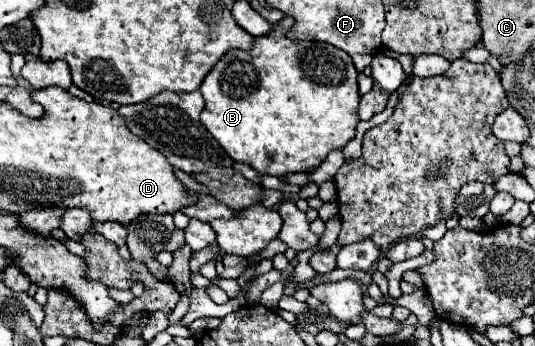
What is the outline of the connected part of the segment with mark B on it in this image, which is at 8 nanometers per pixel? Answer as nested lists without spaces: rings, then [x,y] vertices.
[[[285,16],[281,22],[277,22],[273,26],[271,34],[259,36],[253,40],[253,48],[249,50],[229,50],[215,66],[213,70],[205,76],[205,80],[201,82],[199,90],[203,94],[205,100],[205,108],[201,112],[201,124],[207,128],[207,132],[211,136],[215,136],[215,140],[219,142],[219,146],[235,160],[235,162],[245,162],[249,164],[253,170],[257,170],[259,174],[271,174],[271,176],[285,176],[289,172],[309,172],[315,170],[333,148],[343,148],[353,136],[355,136],[355,128],[359,124],[357,118],[357,108],[359,108],[359,88],[357,88],[357,70],[351,62],[351,56],[335,46],[329,44],[317,44],[317,42],[295,42],[287,38],[287,30],[293,26],[293,18]]]

